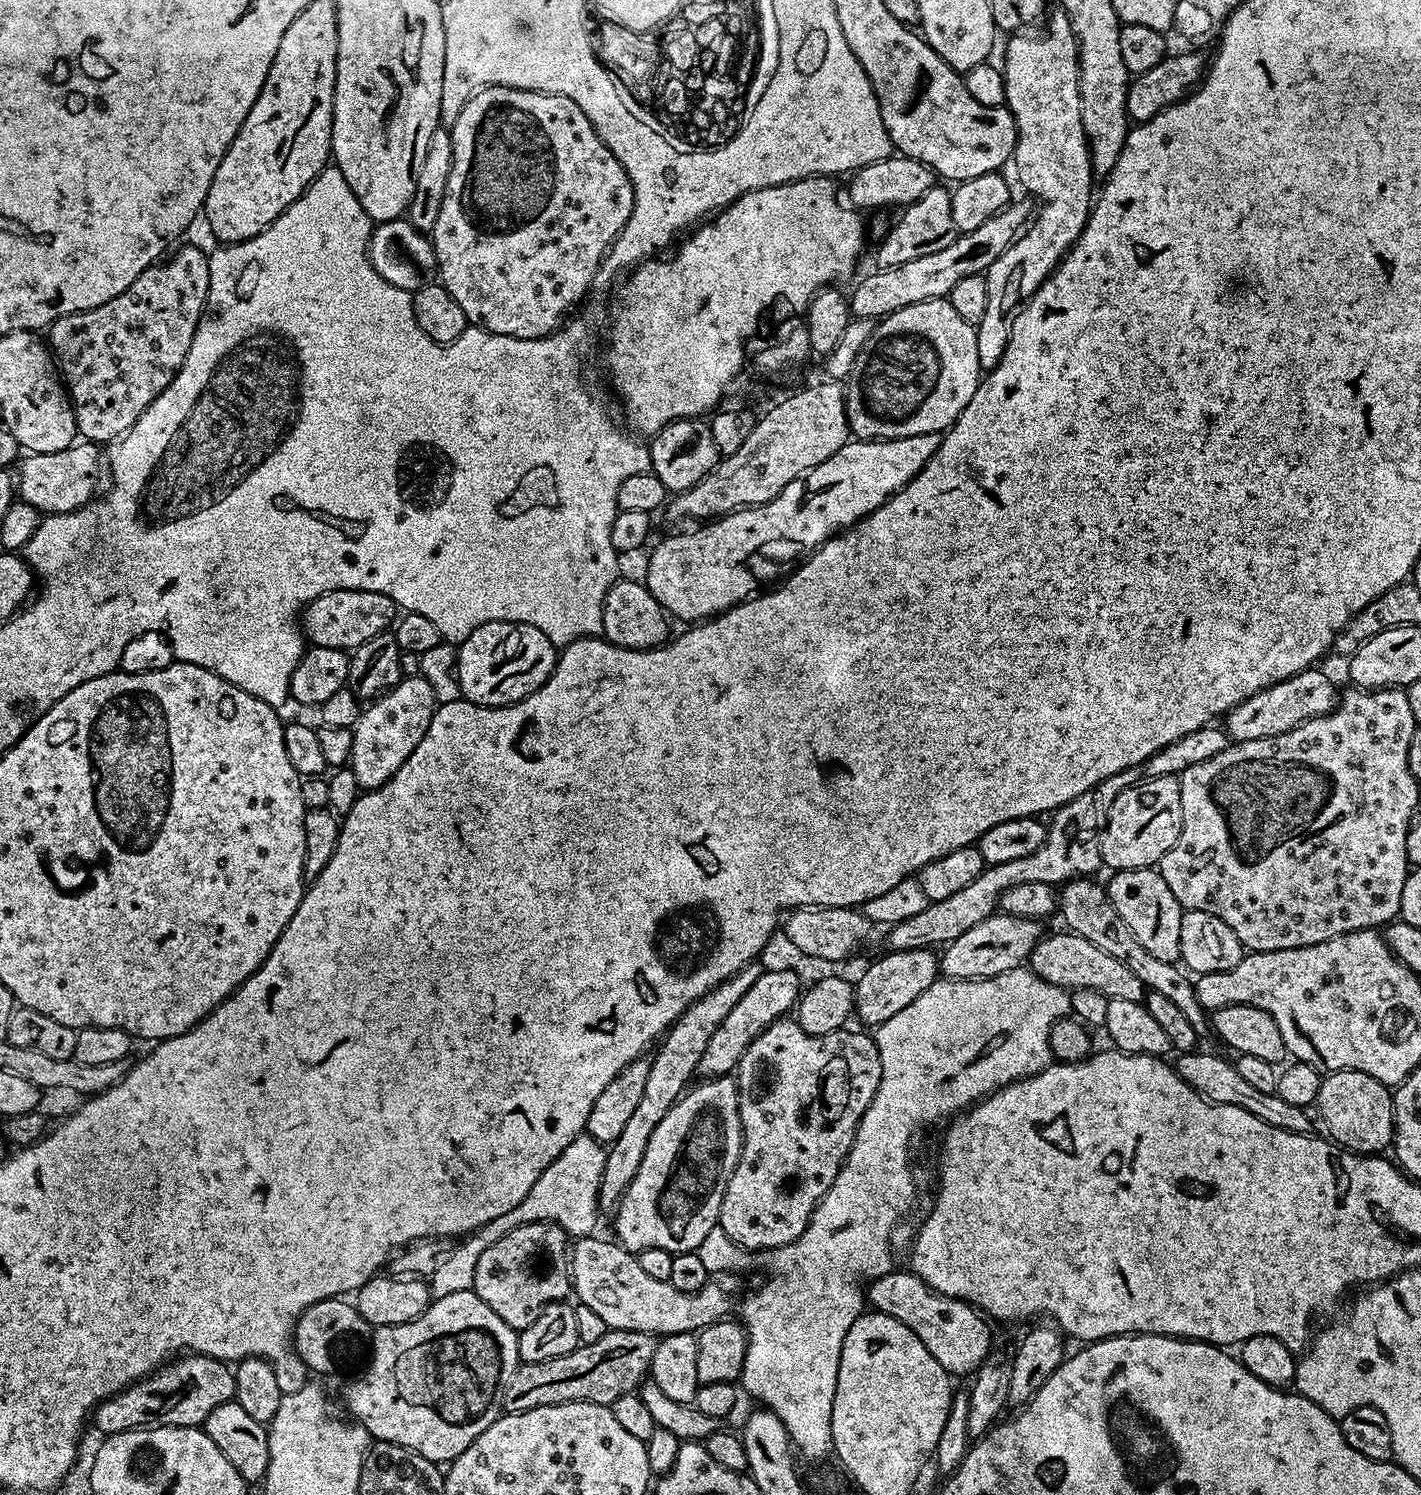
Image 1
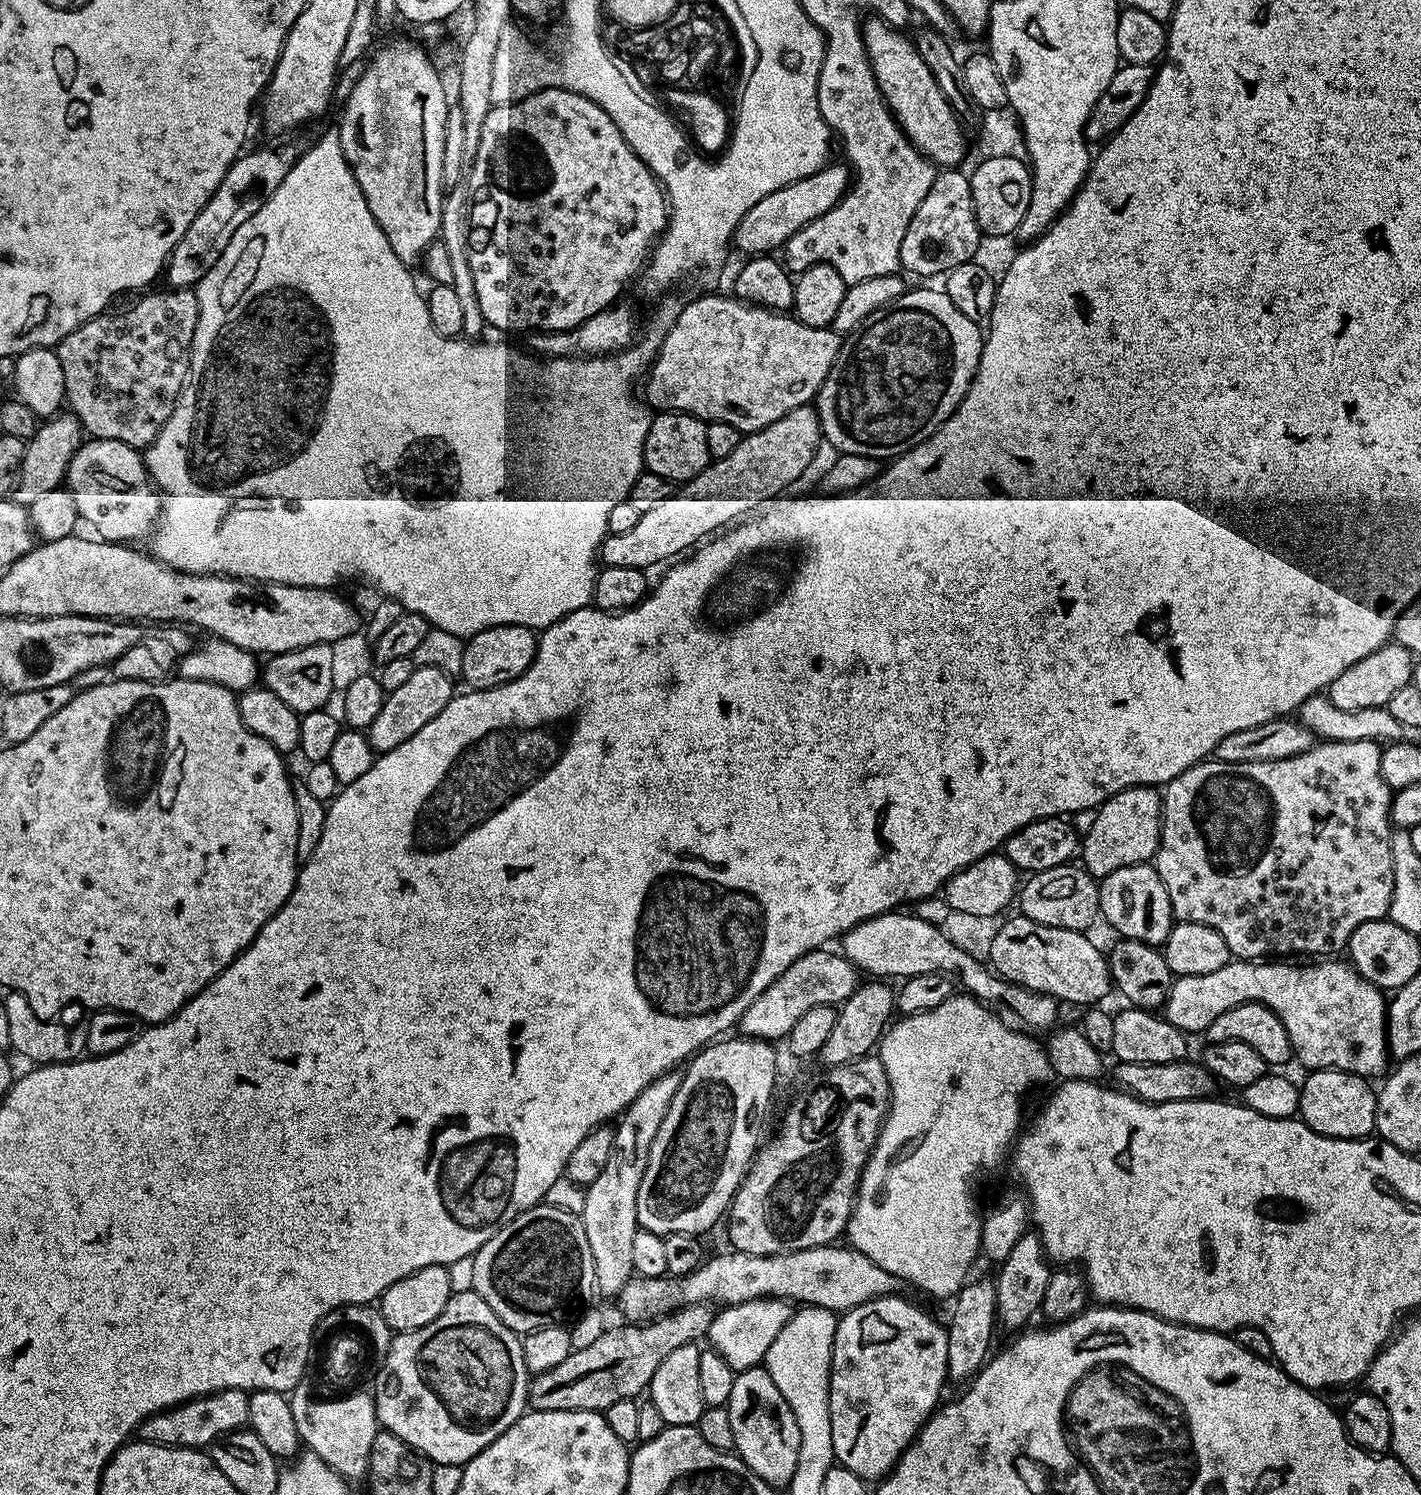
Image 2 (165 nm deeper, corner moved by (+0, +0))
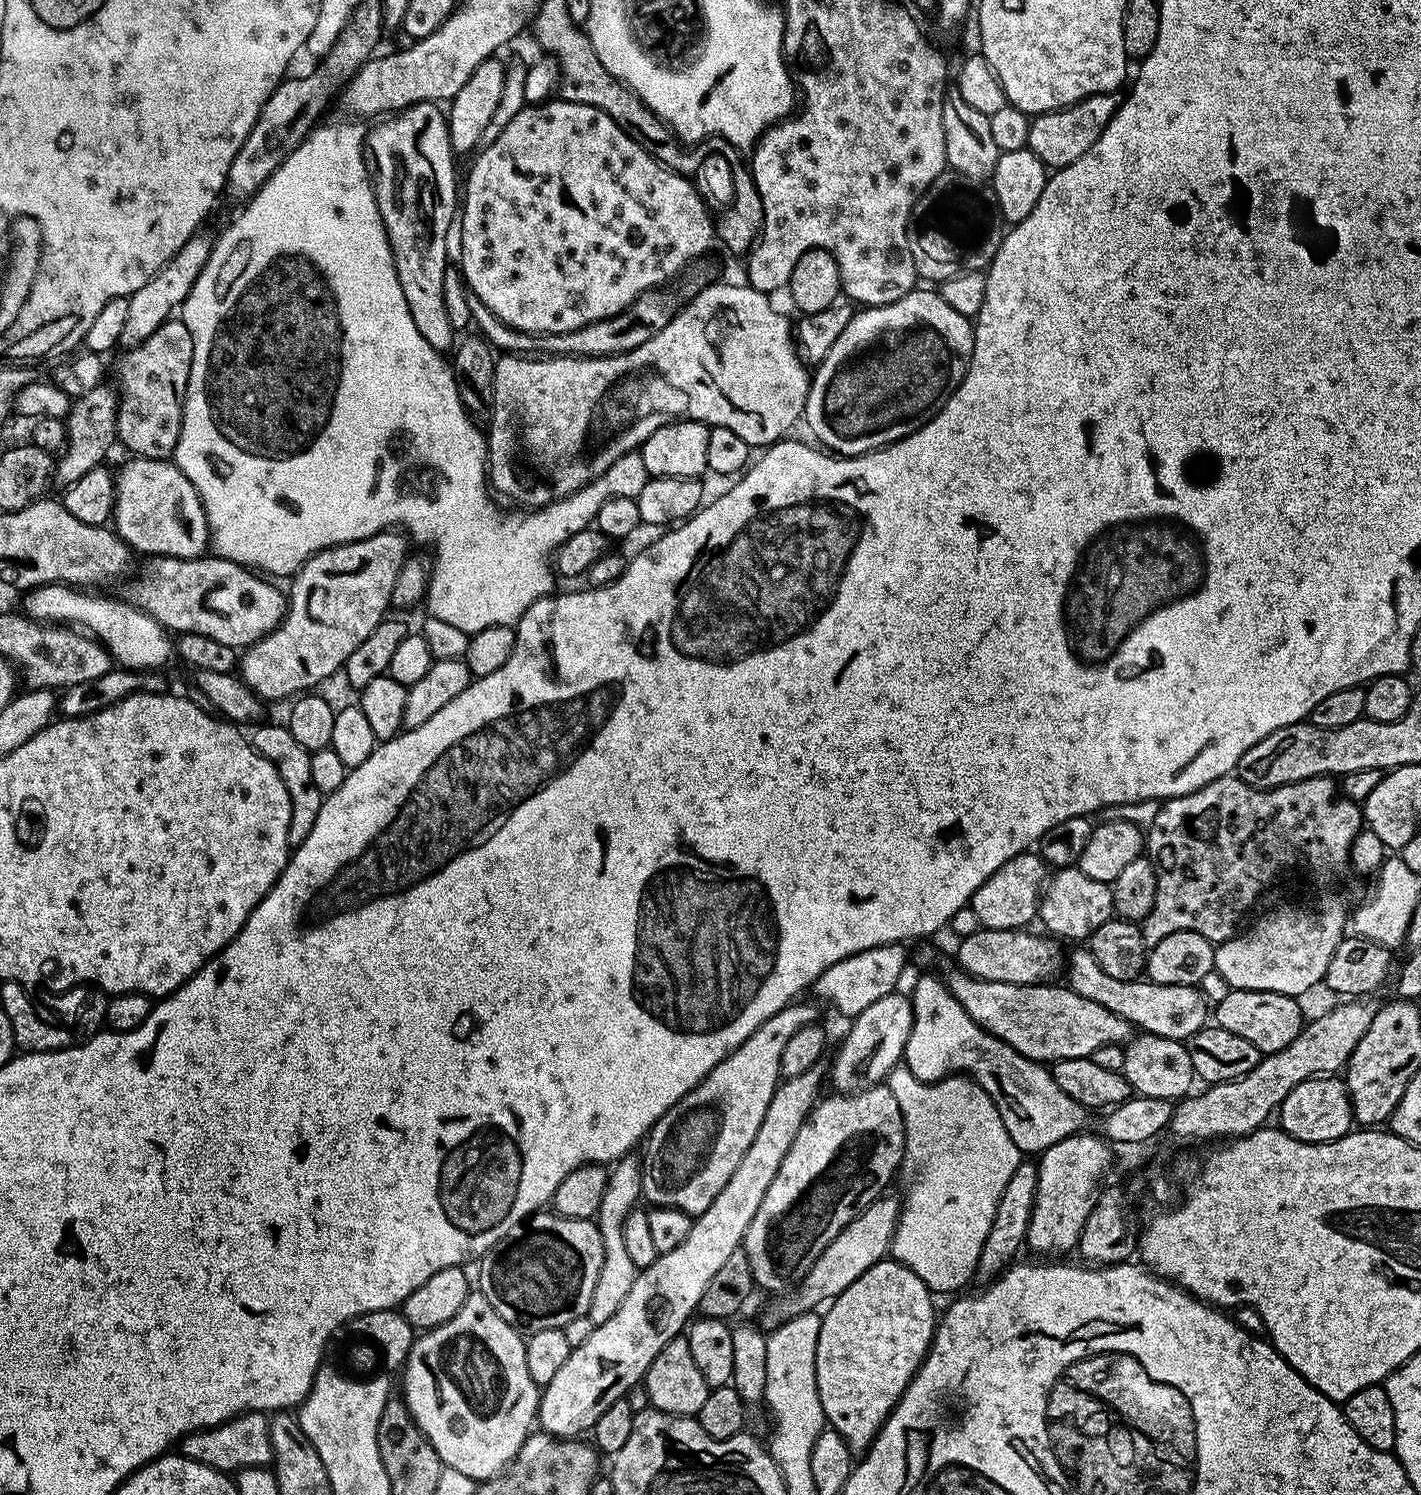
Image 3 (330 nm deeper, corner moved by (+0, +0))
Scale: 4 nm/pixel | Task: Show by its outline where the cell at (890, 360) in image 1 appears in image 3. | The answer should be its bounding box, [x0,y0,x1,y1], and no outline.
[803,290,976,457]

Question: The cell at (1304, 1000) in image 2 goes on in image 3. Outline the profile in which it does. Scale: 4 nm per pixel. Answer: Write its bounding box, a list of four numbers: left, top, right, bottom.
[1066,946,1210,1042]

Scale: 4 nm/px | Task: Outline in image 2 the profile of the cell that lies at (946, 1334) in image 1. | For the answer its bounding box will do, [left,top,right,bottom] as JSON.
[618,1247,901,1322]

